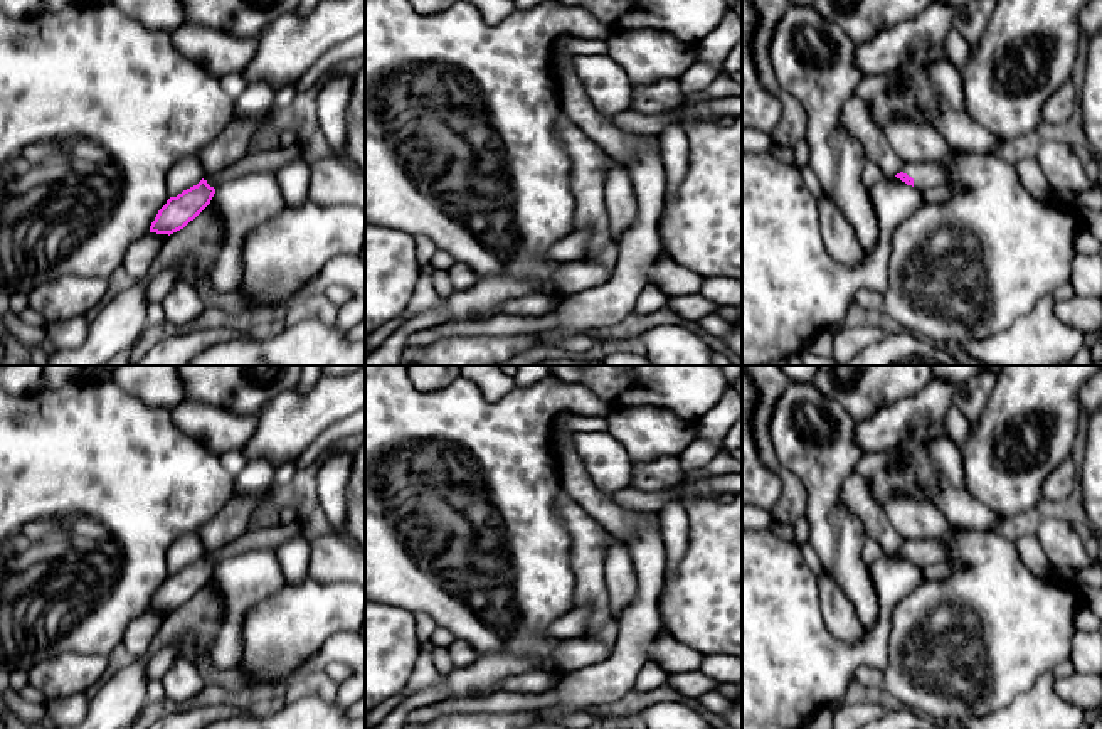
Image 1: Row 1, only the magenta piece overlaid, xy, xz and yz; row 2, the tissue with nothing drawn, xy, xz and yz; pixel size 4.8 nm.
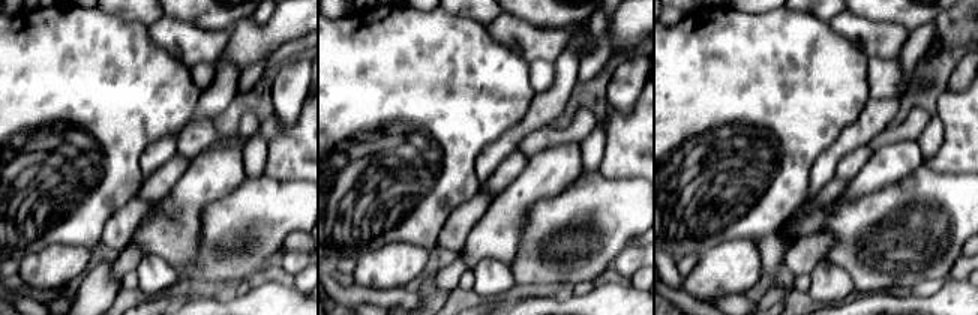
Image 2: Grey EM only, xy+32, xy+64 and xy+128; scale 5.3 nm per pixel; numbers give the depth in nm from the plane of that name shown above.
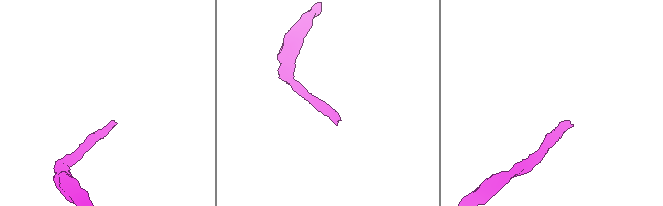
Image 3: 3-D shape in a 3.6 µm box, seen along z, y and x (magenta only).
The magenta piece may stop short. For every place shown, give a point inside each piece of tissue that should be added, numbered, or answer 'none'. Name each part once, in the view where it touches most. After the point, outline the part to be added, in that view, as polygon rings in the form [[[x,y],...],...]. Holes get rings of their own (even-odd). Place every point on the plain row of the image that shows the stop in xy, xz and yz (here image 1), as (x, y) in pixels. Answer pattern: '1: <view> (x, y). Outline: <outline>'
1: yz (926, 553). Outline: [[[905,540],[903,551],[914,556],[914,564],[929,567],[949,557],[949,544],[944,540]]]

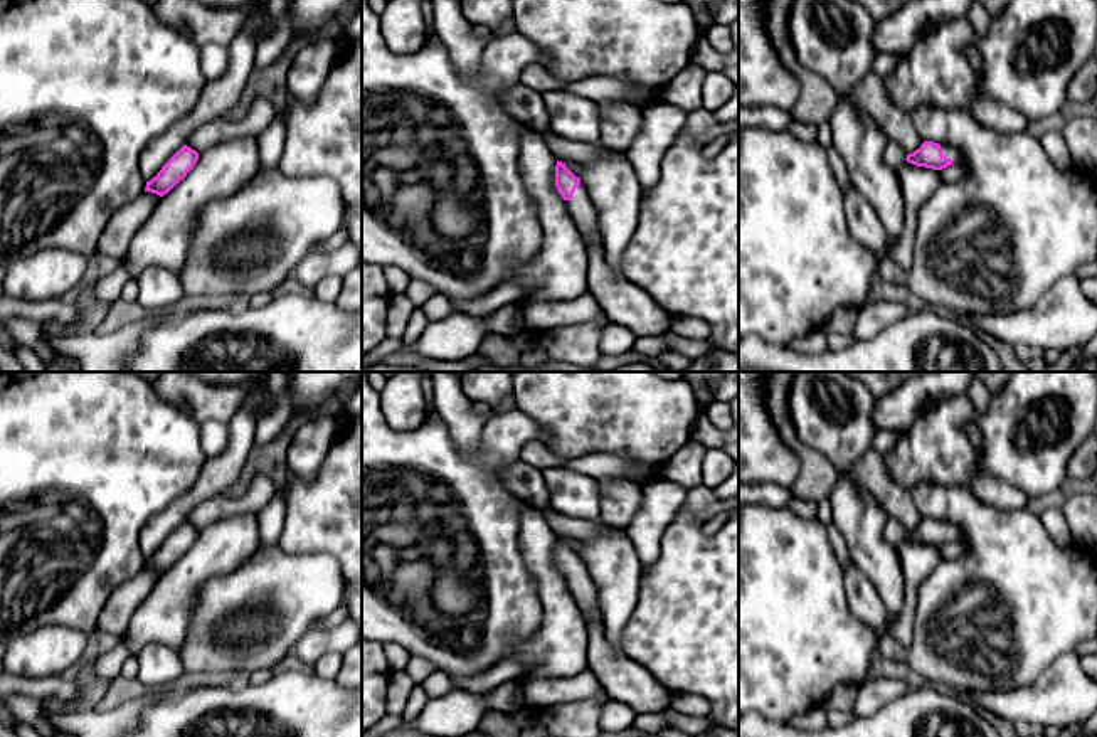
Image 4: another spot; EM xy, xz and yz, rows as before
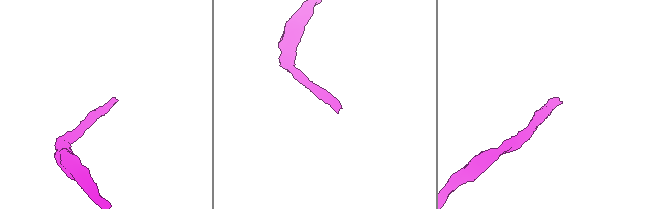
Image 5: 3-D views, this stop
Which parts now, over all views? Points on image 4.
1: yz (951, 529). Outline: [[[941,522],[941,525],[942,525],[942,532],[946,535],[951,535],[952,540],[961,540],[962,538],[962,530],[956,523],[952,523],[952,522]]]

